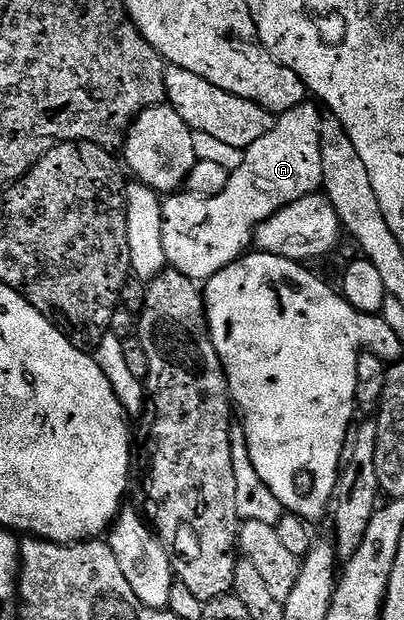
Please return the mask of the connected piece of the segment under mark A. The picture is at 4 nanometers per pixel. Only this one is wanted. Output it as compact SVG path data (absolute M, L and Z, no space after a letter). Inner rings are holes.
M303 102L292 110L281 113L275 119L272 130L264 138L256 138L252 146L245 149L240 168L229 173L226 188L215 196L195 194L170 194L162 200L162 249L169 267L189 280L205 282L220 270L235 264L247 255L254 239L254 231L272 214L284 206L305 196L315 195L322 188L322 159L320 158L320 126L323 113L314 102Z

